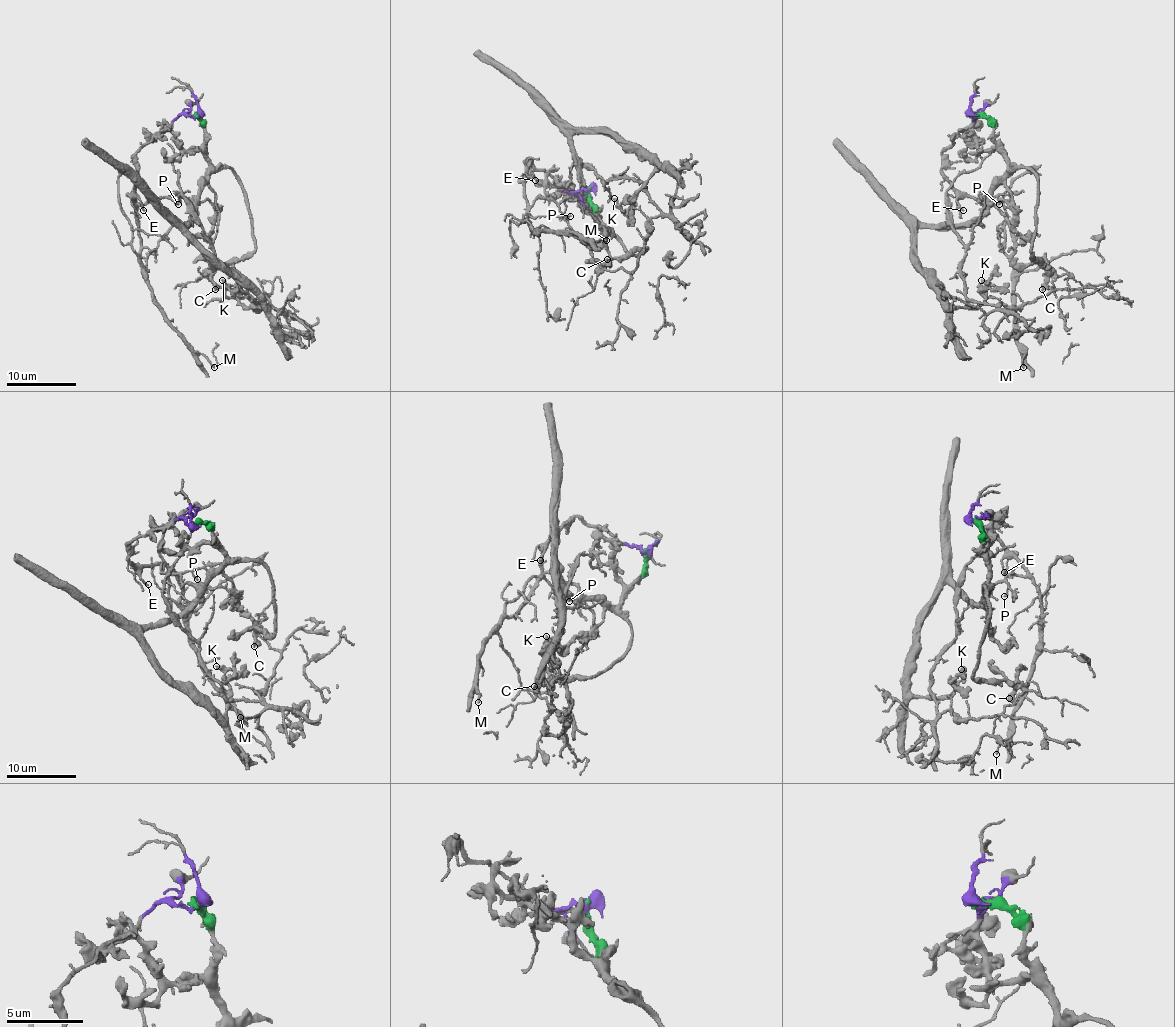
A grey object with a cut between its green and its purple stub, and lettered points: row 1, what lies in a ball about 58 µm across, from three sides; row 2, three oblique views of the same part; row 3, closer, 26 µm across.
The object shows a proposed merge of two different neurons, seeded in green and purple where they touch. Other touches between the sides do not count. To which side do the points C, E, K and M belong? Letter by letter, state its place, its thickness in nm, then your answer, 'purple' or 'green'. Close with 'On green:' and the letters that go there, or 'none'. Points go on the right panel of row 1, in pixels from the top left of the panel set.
C: at (1042, 289); 420 nm thick; green
E: at (963, 210); 130 nm thick; purple
K: at (981, 280); 300 nm thick; green
M: at (1023, 367); 140 nm thick; purple
On green: C, K

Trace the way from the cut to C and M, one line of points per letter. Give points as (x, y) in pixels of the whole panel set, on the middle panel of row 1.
C: (588, 189), (588, 200), (597, 210), (597, 219), (630, 254), (647, 248), (604, 262), (607, 259)
M: (588, 189), (567, 191), (529, 158), (527, 222), (532, 231), (576, 231), (586, 241), (605, 240)

